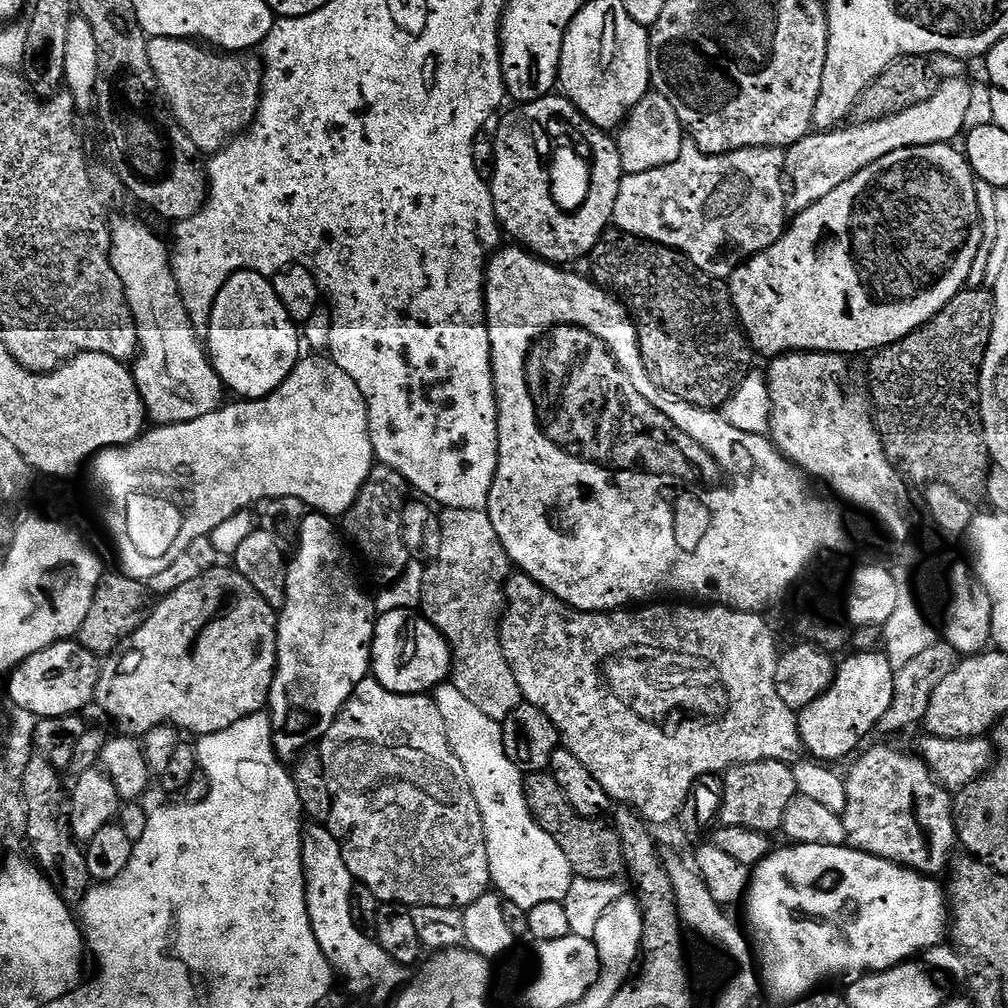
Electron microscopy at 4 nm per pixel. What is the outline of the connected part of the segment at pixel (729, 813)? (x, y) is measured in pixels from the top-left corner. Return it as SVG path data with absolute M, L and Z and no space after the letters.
M763 760L762 762L754 762L753 764L737 764L728 769L727 772L723 773L722 776L722 799L720 802L720 815L718 817L721 825L729 824L730 826L746 826L747 828L759 829L761 826L768 826L764 824L776 824L780 822L784 817L784 811L787 810L788 804L797 796L795 778L792 776L792 768L786 764L780 764L777 760Z

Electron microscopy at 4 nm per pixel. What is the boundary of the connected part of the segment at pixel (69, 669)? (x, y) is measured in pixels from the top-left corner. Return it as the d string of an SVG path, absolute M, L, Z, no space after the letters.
M75 639L60 640L56 644L46 646L46 650L38 650L34 654L30 654L30 658L26 658L12 669L7 677L7 680L9 679L8 696L12 699L10 704L12 708L30 711L41 720L59 716L75 716L83 713L83 708L95 701L99 677L100 664L97 656L82 647Z

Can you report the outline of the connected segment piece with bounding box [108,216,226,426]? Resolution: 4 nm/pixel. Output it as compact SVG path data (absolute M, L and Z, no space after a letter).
M124 216L121 220L113 219L110 224L110 247L108 249L108 256L112 260L114 270L118 274L118 278L122 282L124 287L124 293L128 299L128 305L132 311L132 317L136 323L136 329L138 330L138 342L140 343L138 349L138 355L134 360L134 367L132 368L132 377L136 380L136 386L140 391L140 400L144 404L144 410L147 419L151 421L153 425L159 426L162 424L188 424L194 418L202 418L202 414L208 414L214 409L221 407L226 400L226 389L224 384L220 380L220 375L215 370L215 367L206 351L205 345L202 343L196 335L198 335L197 329L194 327L192 320L188 316L186 306L182 302L180 297L180 291L178 290L178 282L176 276L172 272L172 258L170 255L170 248L163 244L146 225L140 220L135 220L132 216Z

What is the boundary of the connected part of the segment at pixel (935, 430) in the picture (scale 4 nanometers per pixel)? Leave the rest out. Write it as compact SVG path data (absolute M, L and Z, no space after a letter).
M965 287L930 322L906 338L879 349L871 357L872 365L868 368L868 384L872 387L870 404L888 459L919 486L941 483L969 502L975 501L975 496L983 497L988 487L990 457L984 424L980 421L978 381L980 363L992 333L995 305L987 287Z

